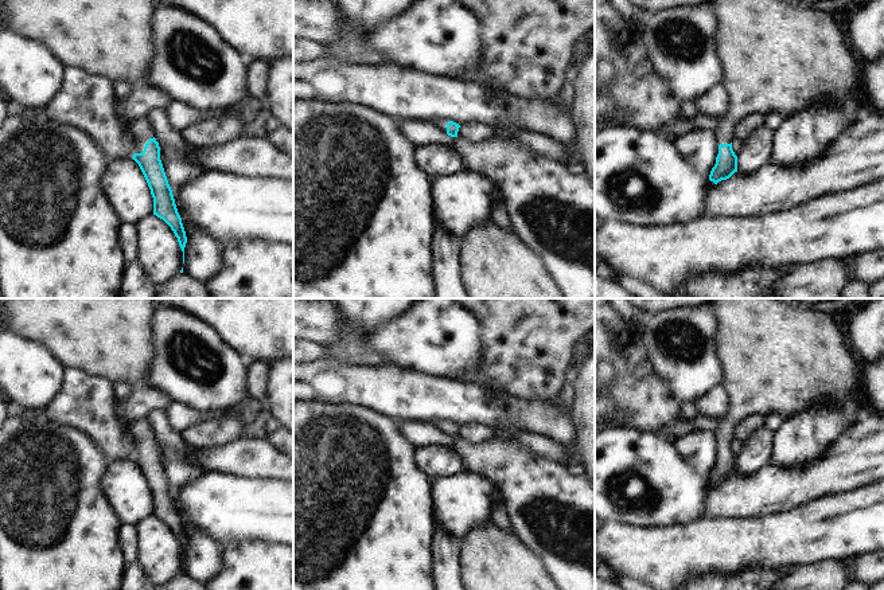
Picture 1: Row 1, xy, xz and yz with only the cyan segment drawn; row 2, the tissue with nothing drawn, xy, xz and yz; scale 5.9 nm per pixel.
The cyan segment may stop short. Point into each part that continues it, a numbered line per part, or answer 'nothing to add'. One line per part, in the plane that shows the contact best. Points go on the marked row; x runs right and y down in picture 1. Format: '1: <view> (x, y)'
1: xy (140, 131)

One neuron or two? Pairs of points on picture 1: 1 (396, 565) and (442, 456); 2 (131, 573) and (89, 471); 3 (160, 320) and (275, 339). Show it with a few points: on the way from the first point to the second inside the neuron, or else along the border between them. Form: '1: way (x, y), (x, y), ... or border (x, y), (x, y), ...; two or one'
1: border (413, 452), (413, 464), (431, 480); two
2: border (127, 566), (123, 575); two
3: border (186, 312), (205, 321), (234, 351); two

